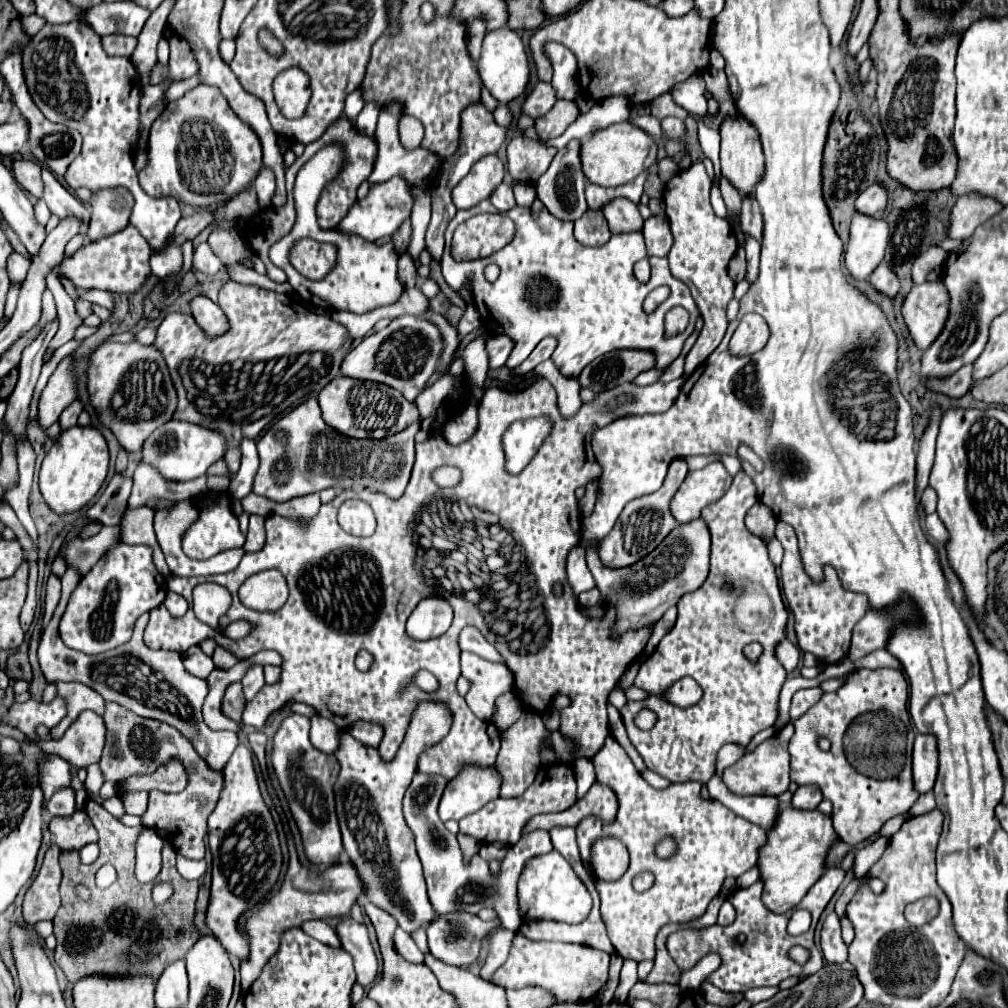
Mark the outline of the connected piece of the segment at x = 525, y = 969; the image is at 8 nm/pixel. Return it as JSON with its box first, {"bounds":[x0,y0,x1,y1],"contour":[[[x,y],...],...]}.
{"bounds":[492,937,610,1001],"contour":[[[514,937],[510,955],[506,963],[492,975],[492,983],[504,989],[522,989],[528,985],[540,985],[550,989],[560,1001],[580,1001],[594,997],[600,987],[592,987],[592,981],[606,981],[608,977],[610,955],[592,947],[572,945],[572,943],[546,943],[546,941],[528,941],[526,937]]]}

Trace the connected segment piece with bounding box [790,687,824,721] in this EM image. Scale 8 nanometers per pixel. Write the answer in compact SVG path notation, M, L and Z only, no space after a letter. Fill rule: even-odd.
M810 687L810 689L800 689L800 691L796 691L794 697L792 697L792 709L790 709L792 721L800 719L810 707L814 707L814 705L820 701L822 693L824 693L824 691L822 691L820 687Z

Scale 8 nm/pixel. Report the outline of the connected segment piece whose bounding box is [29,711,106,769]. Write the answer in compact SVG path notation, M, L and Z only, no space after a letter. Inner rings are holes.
M82 711L78 719L68 727L64 737L59 740L29 742L41 749L48 749L62 759L70 761L74 767L88 767L100 761L106 739L104 719L94 711Z

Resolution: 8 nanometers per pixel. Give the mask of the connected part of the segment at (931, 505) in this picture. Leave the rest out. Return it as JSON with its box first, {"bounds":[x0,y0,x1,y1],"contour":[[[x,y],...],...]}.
{"bounds":[922,487,937,515],"contour":[[[926,487],[922,493],[922,505],[924,505],[924,511],[927,515],[936,512],[937,501],[936,491],[932,487]]]}

